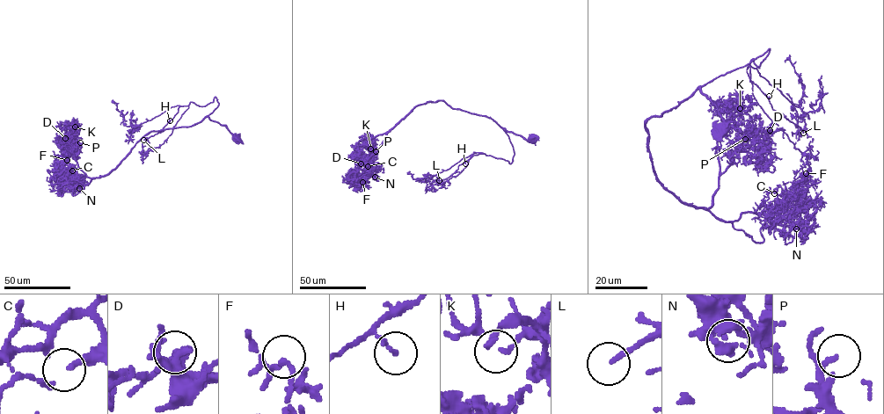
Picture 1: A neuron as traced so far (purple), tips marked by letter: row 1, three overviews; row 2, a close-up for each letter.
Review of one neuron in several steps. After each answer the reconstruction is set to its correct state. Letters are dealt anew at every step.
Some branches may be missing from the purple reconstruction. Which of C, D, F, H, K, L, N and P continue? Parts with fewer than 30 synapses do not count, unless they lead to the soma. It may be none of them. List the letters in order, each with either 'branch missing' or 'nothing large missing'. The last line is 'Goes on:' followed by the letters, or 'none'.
C: branch missing
D: nothing large missing
F: nothing large missing
H: nothing large missing
K: nothing large missing
L: branch missing
N: nothing large missing
P: branch missing
Goes on: C, L, P

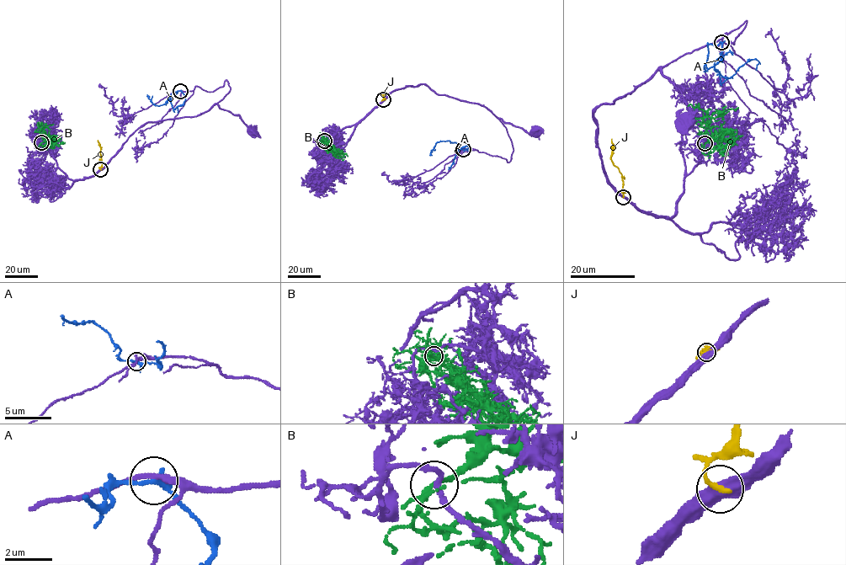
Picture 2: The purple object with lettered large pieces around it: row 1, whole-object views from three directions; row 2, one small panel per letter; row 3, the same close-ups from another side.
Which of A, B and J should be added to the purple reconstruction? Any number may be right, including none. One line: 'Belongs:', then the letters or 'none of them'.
Belongs: B

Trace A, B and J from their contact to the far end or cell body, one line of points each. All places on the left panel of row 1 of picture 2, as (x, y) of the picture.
A: (180, 91), (172, 92), (162, 105), (153, 104), (149, 97)
B: (41, 142), (45, 140), (40, 134), (40, 130), (53, 124)
J: (100, 169), (100, 147), (98, 140)

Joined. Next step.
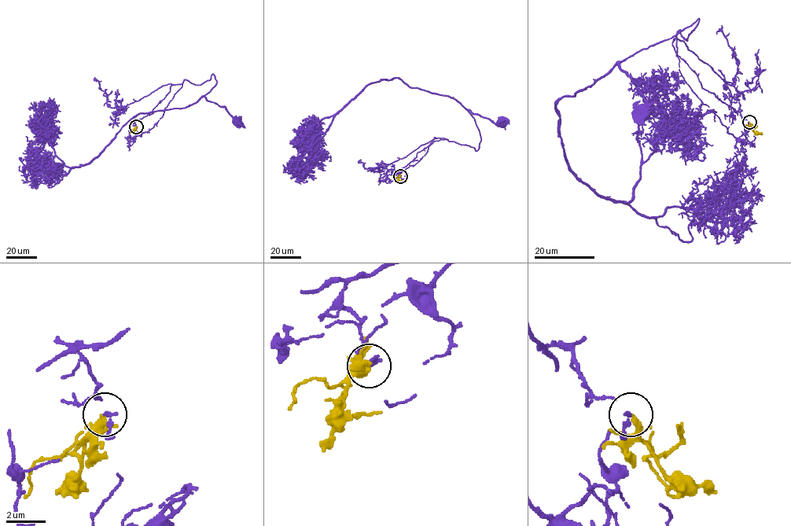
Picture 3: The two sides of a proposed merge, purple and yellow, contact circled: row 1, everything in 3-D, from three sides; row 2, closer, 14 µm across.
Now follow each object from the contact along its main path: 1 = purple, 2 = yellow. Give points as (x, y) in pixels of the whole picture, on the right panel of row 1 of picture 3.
1: (749, 122), (702, 87), (675, 53), (676, 32), (687, 40), (698, 19), (619, 62), (637, 84), (642, 109)
2: (749, 122), (756, 135)

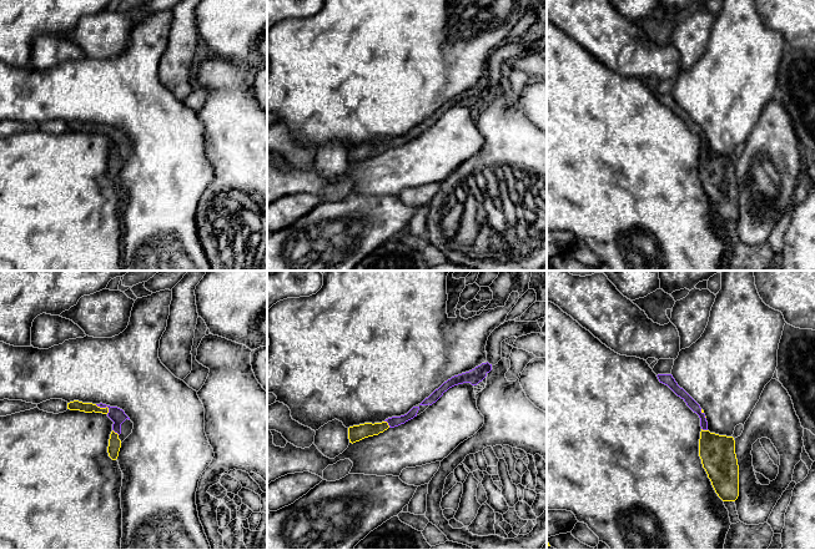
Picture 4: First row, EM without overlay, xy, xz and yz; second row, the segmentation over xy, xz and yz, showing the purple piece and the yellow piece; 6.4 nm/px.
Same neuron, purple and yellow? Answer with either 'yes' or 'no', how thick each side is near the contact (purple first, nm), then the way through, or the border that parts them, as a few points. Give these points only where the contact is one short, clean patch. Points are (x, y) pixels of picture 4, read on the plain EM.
yes; calibres 100 and 60 nm; way xy (117, 136), (104, 127), (73, 126)

